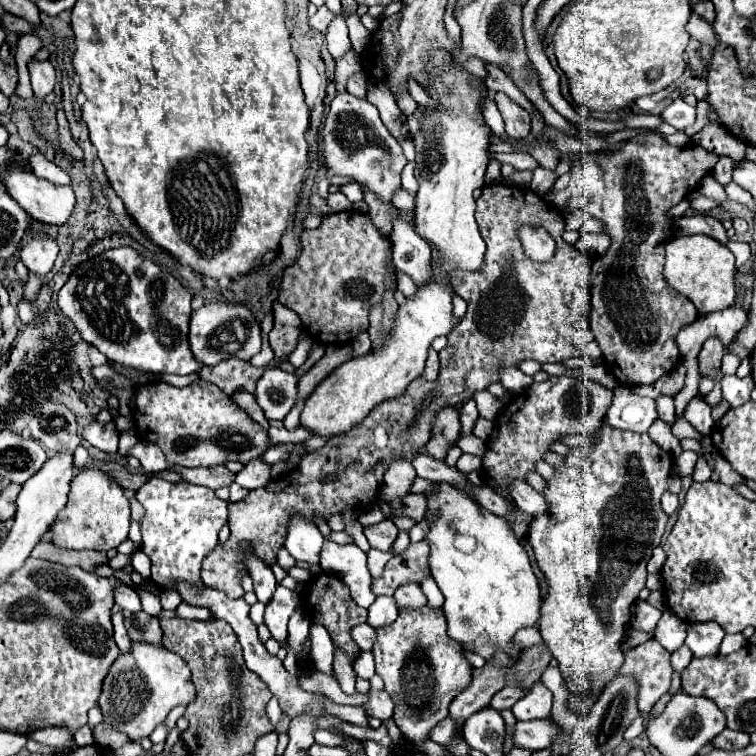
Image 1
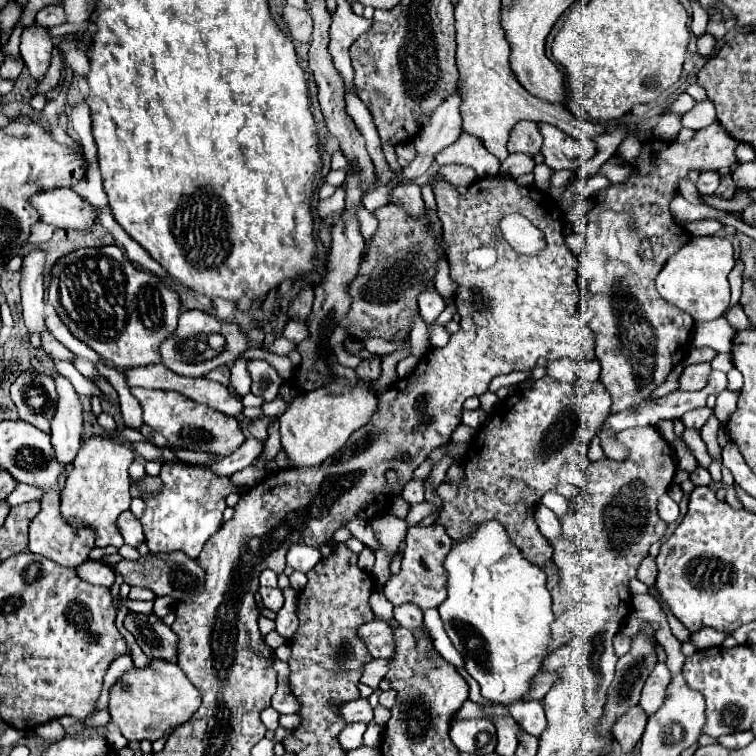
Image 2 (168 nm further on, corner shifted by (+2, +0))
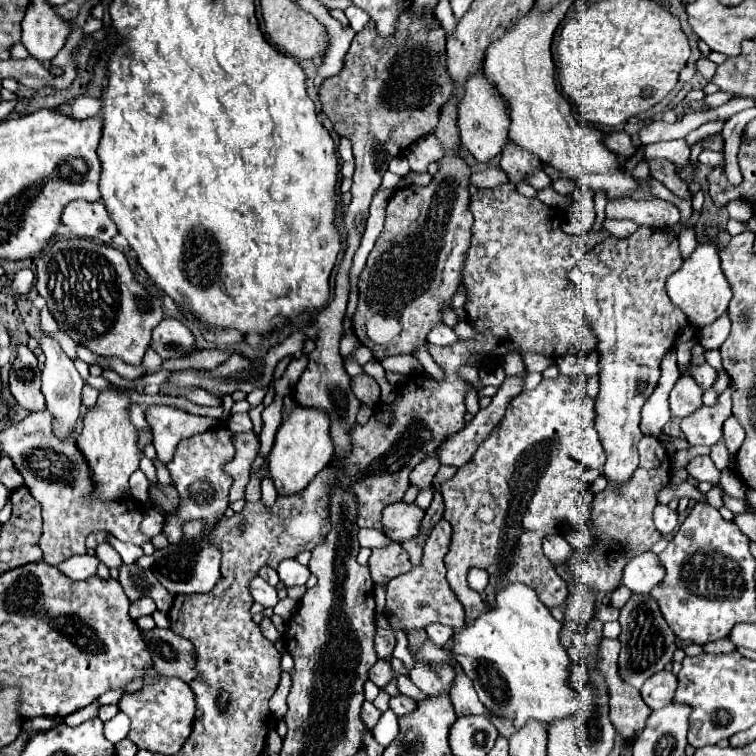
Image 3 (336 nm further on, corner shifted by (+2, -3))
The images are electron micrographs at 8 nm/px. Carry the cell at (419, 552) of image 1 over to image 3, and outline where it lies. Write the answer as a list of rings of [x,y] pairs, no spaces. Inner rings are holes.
[[[441,520],[429,534],[427,544],[423,548],[423,560],[419,566],[411,568],[407,574],[401,574],[393,578],[387,584],[387,606],[385,614],[389,616],[391,626],[401,628],[401,630],[411,630],[411,628],[425,628],[427,624],[439,622],[445,626],[451,626],[453,630],[463,626],[465,612],[453,590],[449,588],[449,582],[445,578],[445,564],[443,556],[449,550],[451,542],[451,524],[447,520]]]

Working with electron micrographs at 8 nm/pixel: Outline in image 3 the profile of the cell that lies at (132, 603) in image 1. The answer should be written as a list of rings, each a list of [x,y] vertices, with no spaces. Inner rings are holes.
[[[83,554],[83,556],[71,556],[69,560],[61,562],[57,568],[71,580],[87,580],[97,574],[97,566],[99,566],[99,560],[95,556]]]

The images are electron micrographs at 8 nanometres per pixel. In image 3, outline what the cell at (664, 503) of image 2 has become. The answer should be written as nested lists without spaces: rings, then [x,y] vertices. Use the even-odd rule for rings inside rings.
[[[657,504],[655,512],[653,512],[653,520],[661,534],[669,534],[677,528],[677,512],[665,504]]]

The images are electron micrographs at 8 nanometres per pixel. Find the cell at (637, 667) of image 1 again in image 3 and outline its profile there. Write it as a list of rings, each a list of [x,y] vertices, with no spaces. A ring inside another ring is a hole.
[[[661,670],[643,684],[641,696],[651,710],[659,710],[673,702],[675,690],[677,690],[677,676],[669,670]]]

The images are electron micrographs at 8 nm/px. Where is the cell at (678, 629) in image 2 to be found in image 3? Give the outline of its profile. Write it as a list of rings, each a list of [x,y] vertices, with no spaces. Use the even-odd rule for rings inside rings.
[[[725,638],[725,640],[715,640],[713,644],[705,644],[703,650],[705,650],[705,652],[711,652],[711,654],[725,654],[725,652],[733,652],[733,650],[735,650],[735,644],[731,644],[731,642]]]

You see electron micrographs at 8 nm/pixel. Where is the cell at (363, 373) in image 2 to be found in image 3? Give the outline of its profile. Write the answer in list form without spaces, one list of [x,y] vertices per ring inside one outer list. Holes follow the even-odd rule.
[[[367,374],[355,376],[351,380],[351,390],[367,406],[375,406],[379,402],[379,384]]]

